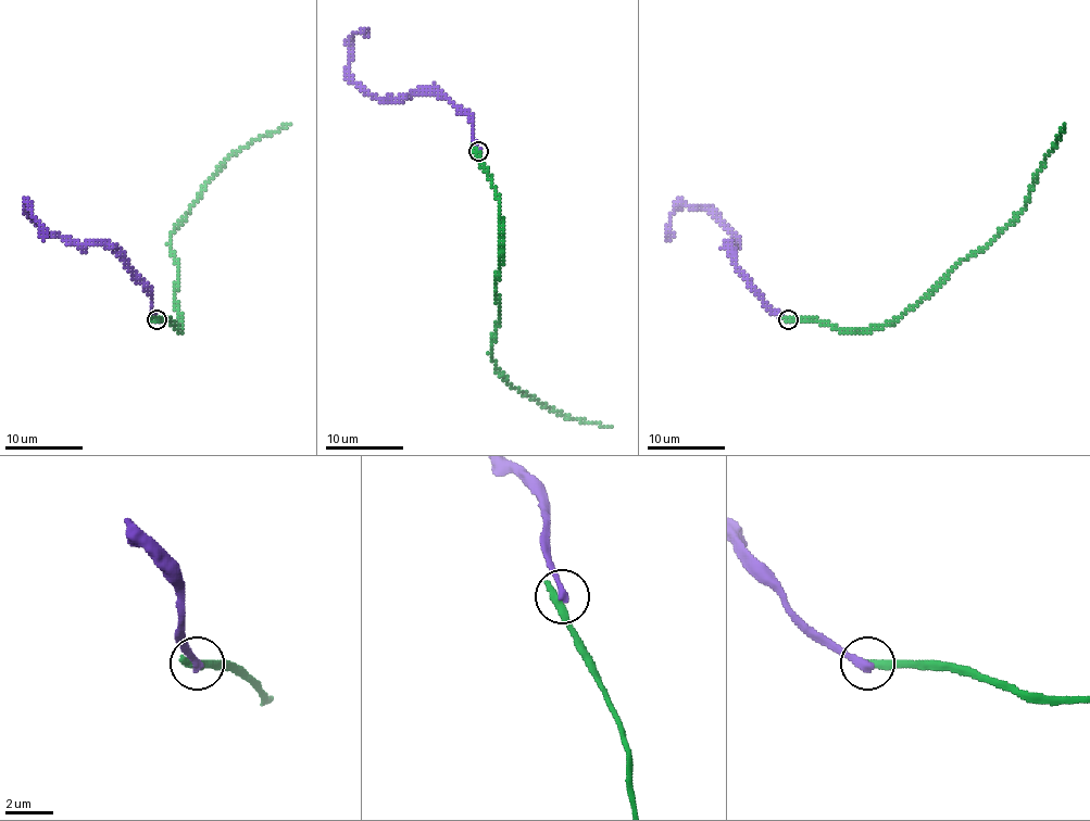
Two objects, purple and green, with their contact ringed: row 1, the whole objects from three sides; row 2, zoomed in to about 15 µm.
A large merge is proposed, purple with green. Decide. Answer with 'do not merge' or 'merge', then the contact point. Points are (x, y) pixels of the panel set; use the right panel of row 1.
do not merge | (788, 319)

